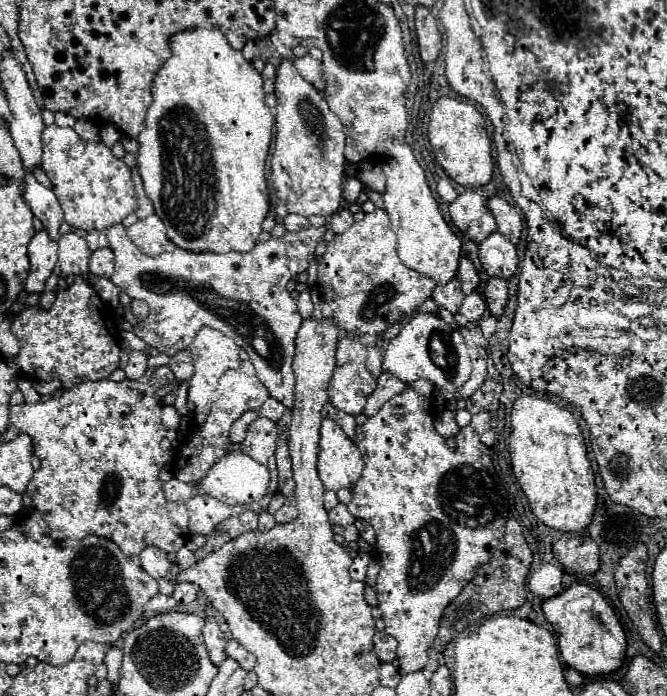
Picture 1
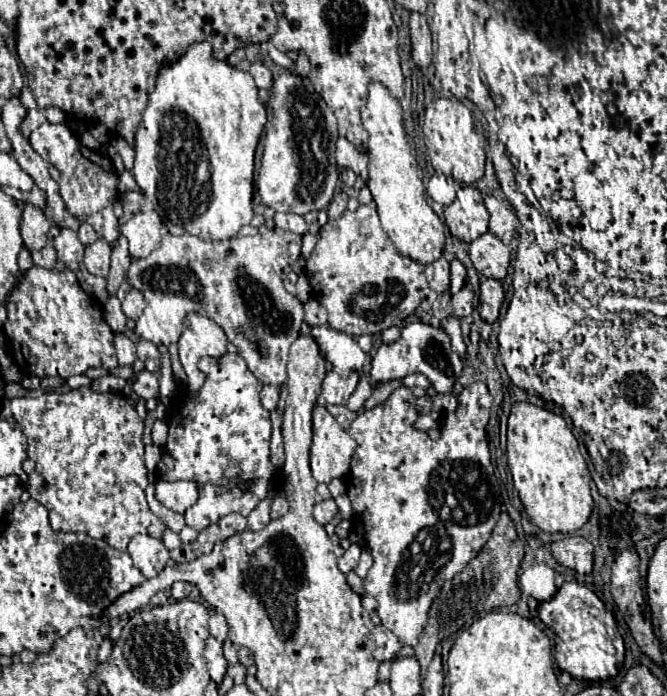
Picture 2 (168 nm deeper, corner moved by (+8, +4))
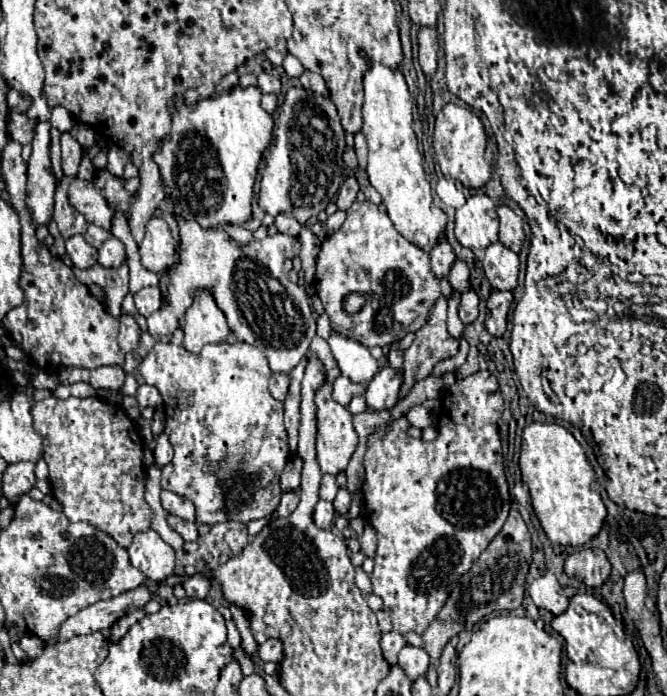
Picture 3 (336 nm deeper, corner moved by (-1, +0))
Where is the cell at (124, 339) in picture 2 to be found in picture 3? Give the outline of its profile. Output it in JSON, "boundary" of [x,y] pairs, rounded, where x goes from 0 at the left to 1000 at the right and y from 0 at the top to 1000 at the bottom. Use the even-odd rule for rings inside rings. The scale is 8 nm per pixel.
{"boundary":[[[180,454],[180,480],[177,494],[186,509],[198,506],[210,491],[210,471],[198,454]]]}

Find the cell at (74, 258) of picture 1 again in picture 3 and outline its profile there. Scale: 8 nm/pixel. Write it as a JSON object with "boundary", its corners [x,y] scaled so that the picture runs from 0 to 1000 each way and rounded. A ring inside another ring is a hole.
{"boundary":[[[120,336],[99,345],[99,362],[114,385],[135,385],[144,379],[144,356],[135,353]]]}

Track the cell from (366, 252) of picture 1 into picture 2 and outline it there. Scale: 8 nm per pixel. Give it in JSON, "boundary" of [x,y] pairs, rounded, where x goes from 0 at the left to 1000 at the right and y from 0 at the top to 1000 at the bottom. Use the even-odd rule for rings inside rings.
{"boundary":[[[538,296],[532,305],[517,302],[505,316],[493,316],[487,328],[481,328],[478,348],[460,371],[457,385],[475,431],[490,443],[493,468],[526,483],[565,480],[583,468],[601,468],[646,420],[634,394],[634,379],[592,359],[592,351],[571,328],[562,296]]]}

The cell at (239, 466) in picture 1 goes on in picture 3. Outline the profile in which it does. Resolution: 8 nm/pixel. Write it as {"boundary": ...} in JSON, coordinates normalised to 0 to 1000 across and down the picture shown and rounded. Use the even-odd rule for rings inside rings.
{"boundary":[[[243,704],[243,727],[252,739],[264,739],[282,750],[291,750],[291,741],[294,741],[294,730],[291,724],[276,716],[276,713],[267,713],[255,704]]]}

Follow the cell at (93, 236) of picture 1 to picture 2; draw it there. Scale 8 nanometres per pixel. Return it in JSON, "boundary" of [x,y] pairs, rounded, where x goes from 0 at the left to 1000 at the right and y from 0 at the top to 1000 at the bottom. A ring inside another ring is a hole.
{"boundary":[[[124,319],[121,322],[121,328],[118,328],[118,345],[121,345],[121,351],[136,351],[136,348],[142,348],[148,339],[145,339],[145,333],[130,322],[130,319]]]}

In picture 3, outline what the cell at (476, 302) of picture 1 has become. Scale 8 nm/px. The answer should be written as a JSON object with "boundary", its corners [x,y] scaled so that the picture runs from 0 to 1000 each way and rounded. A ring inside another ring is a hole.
{"boundary":[[[702,417],[702,420],[693,422],[687,451],[690,451],[690,460],[696,466],[705,466],[705,463],[711,463],[717,457],[717,425],[714,425],[711,417]]]}

